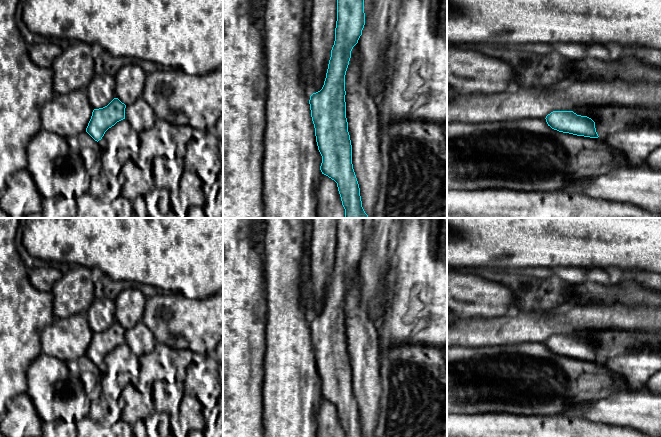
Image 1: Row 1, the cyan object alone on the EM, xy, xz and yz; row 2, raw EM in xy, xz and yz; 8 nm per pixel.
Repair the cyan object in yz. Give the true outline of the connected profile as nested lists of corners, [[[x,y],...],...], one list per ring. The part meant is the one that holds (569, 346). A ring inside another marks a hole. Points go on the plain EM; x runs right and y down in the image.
[[[553,335],[546,340],[546,346],[552,353],[577,360],[598,362],[595,346],[573,335]]]

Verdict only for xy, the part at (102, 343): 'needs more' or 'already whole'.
already whole

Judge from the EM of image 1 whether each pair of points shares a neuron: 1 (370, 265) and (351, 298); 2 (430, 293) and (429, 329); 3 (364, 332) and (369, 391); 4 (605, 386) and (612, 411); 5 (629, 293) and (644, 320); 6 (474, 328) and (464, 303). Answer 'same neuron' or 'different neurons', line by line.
1: different neurons
2: same neuron
3: same neuron
4: different neurons
5: different neurons
6: different neurons

